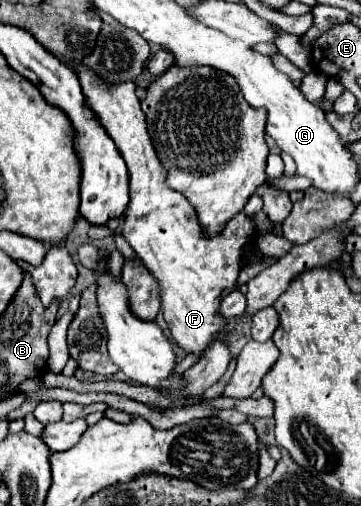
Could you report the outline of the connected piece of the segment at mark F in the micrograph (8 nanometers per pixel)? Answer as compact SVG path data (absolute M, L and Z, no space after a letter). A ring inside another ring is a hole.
M79 66L77 76L85 96L87 108L95 112L101 126L115 142L129 170L129 208L123 222L123 238L133 246L143 266L153 272L159 294L161 310L169 324L175 342L185 352L201 354L213 340L217 330L223 330L225 318L217 314L221 292L235 288L241 270L243 252L253 244L255 224L245 214L237 214L217 238L203 238L195 208L189 200L167 186L167 172L157 160L151 136L147 132L145 114L139 108L133 82L109 84L103 82L91 68Z

